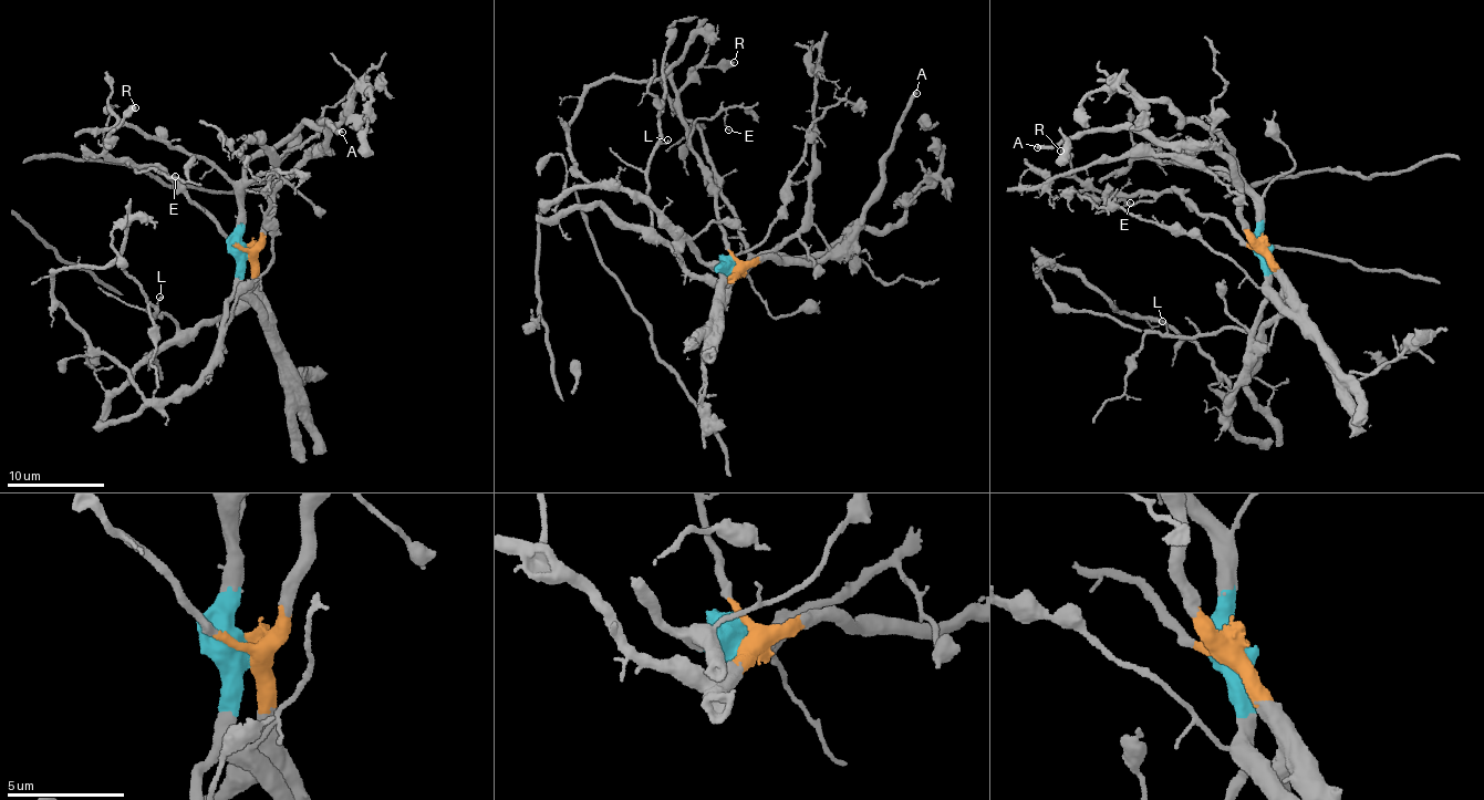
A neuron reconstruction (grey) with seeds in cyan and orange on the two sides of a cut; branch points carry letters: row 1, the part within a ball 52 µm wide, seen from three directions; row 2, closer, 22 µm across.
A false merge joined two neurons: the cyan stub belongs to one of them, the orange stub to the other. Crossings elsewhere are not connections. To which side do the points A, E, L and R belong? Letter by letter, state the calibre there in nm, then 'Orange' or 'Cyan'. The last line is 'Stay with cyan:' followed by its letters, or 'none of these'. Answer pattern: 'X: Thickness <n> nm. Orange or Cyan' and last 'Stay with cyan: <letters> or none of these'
A: Thickness 320 nm. Orange
E: Thickness 80 nm. Orange
L: Thickness 100 nm. Orange
R: Thickness 440 nm. Orange
Stay with cyan: none of these

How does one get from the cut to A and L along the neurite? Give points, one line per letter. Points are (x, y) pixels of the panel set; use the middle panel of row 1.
A: (734, 271), (760, 259), (811, 265), (838, 247), (861, 217), (863, 205), (882, 179), (882, 155), (916, 92)
L: (734, 271), (726, 280), (718, 282), (692, 273), (655, 238), (649, 211), (649, 155), (668, 139)

